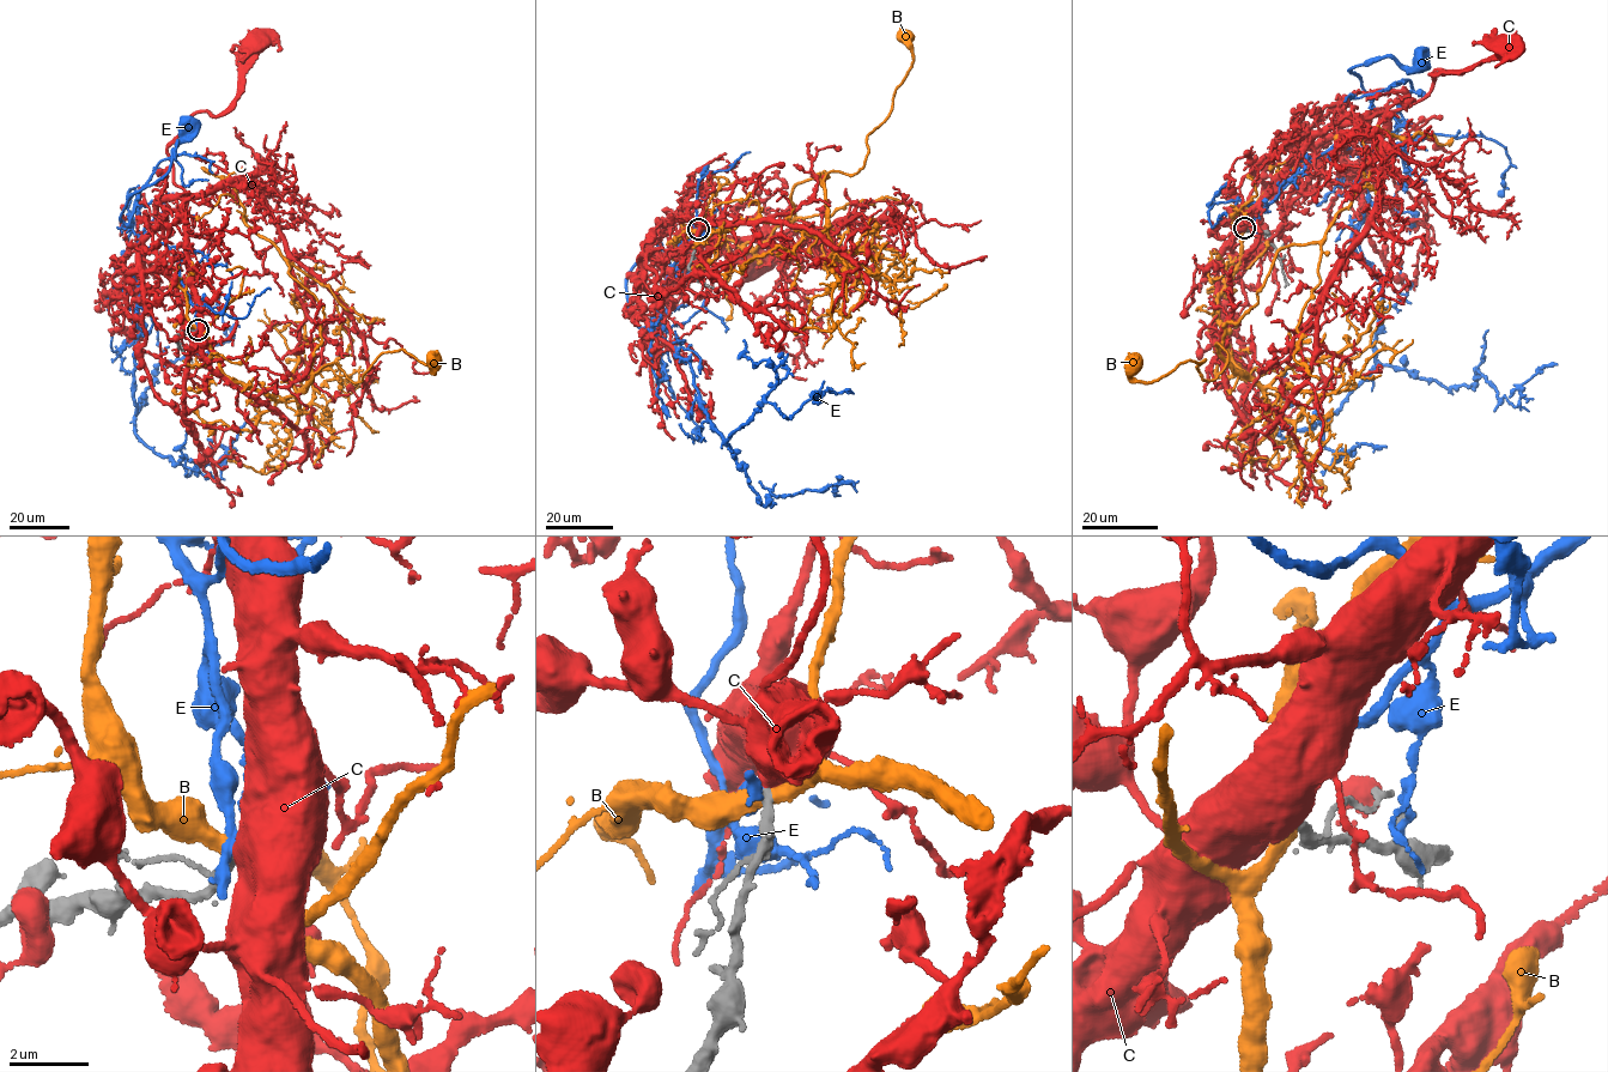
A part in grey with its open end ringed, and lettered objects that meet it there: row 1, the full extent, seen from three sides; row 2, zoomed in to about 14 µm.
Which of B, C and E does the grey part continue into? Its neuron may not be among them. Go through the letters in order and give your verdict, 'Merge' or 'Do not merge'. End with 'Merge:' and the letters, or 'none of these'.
B: Do not merge
C: Merge
E: Do not merge
Merge: C

